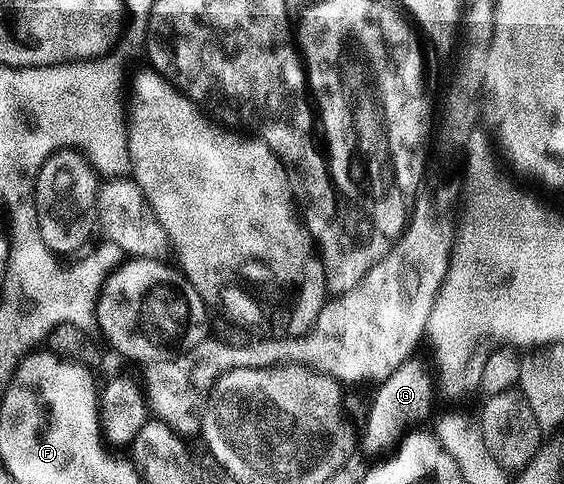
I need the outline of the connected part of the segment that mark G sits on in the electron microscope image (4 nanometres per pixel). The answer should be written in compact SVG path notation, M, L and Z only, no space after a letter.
M416 358L407 359L391 374L378 383L375 388L365 432L361 436L361 446L367 454L377 454L383 450L394 449L401 440L402 432L423 419L429 412L435 394L435 380L432 373L425 372L424 366Z

